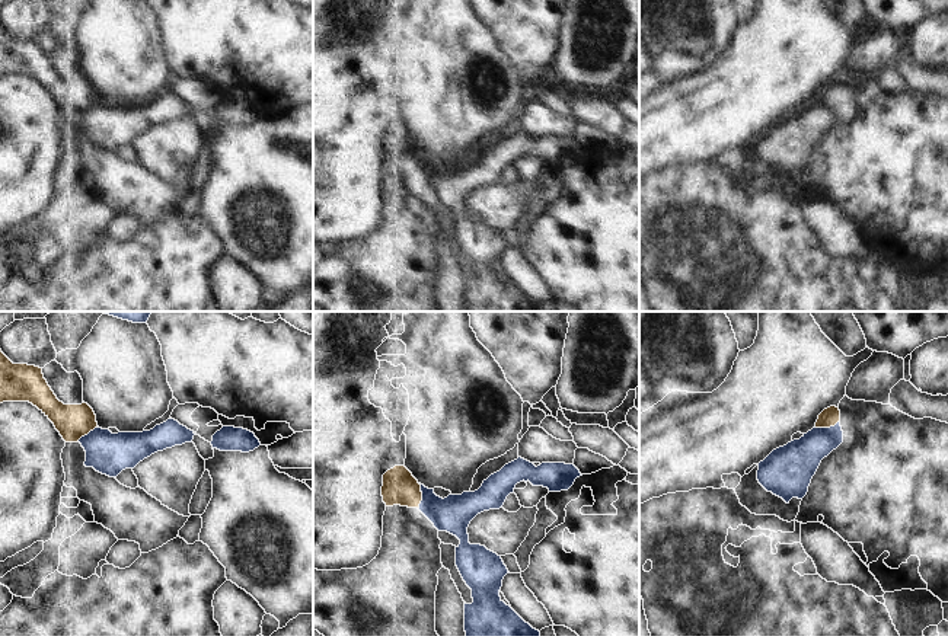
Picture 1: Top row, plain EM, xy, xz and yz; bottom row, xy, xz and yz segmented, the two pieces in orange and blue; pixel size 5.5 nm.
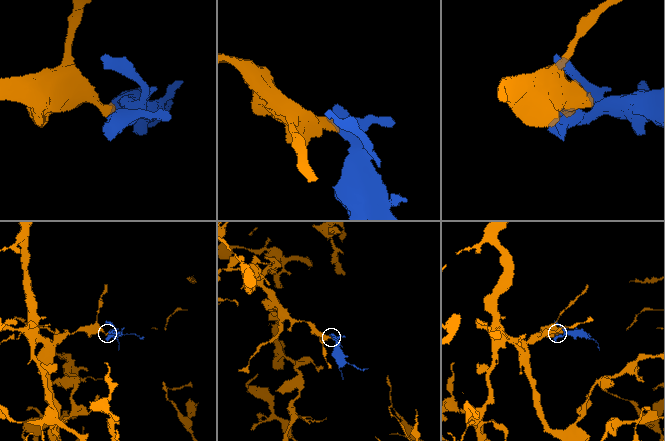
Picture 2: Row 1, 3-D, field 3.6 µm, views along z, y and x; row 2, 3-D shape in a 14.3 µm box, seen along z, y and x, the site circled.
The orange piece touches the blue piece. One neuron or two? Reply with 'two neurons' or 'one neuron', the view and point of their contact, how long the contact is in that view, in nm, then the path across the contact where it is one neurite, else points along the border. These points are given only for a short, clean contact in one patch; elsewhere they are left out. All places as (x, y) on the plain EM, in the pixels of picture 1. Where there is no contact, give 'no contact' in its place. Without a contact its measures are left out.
two neurons; meets orange in xz at (421, 171); contact 140 nm long; border along xz (420, 157), (421, 176), (418, 182)

